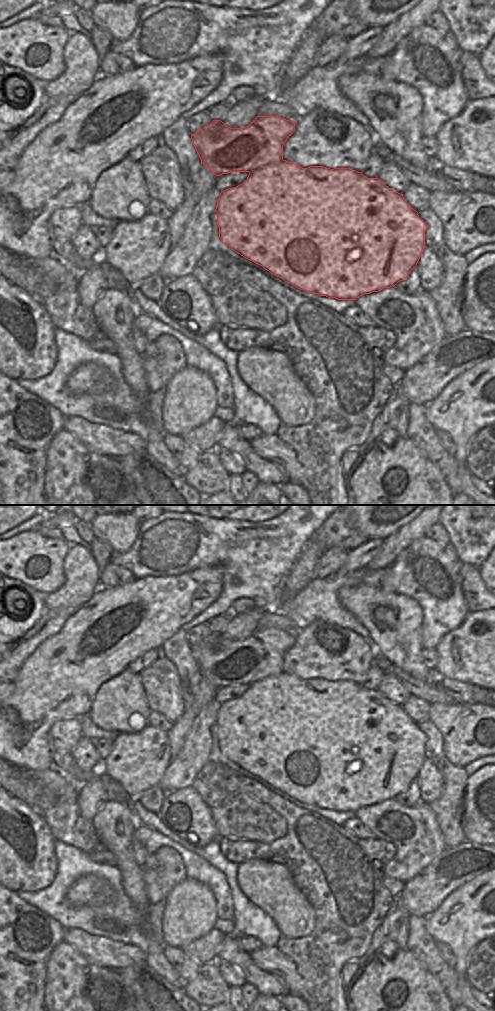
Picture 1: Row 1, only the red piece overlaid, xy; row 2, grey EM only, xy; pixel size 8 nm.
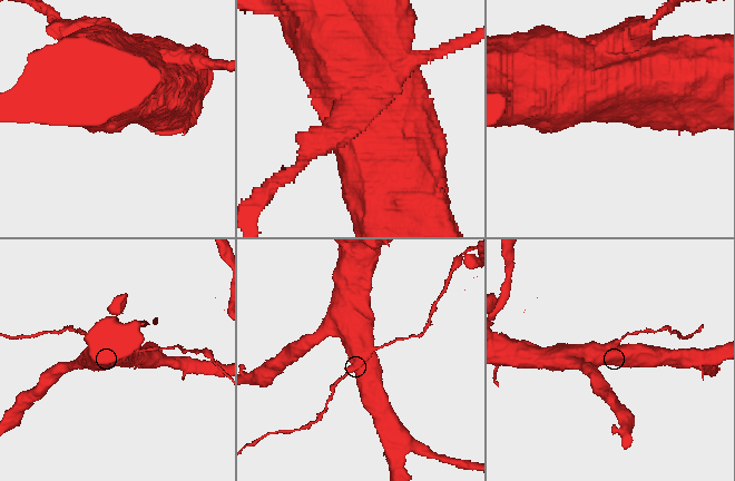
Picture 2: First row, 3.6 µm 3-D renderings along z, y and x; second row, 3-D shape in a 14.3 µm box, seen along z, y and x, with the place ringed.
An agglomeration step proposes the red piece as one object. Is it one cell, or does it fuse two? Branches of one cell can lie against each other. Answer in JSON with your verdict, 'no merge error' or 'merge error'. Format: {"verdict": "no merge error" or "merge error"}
{"verdict": "merge error"}

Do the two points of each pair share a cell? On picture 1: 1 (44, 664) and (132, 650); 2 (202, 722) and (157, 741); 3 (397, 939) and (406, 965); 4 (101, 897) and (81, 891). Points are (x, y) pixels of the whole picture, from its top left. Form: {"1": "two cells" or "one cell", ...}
{"1": "one cell", "2": "two cells", "3": "two cells", "4": "one cell"}

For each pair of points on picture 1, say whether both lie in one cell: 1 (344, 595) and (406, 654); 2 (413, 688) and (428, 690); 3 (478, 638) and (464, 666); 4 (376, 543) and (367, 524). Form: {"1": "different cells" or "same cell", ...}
{"1": "same cell", "2": "same cell", "3": "same cell", "4": "different cells"}

